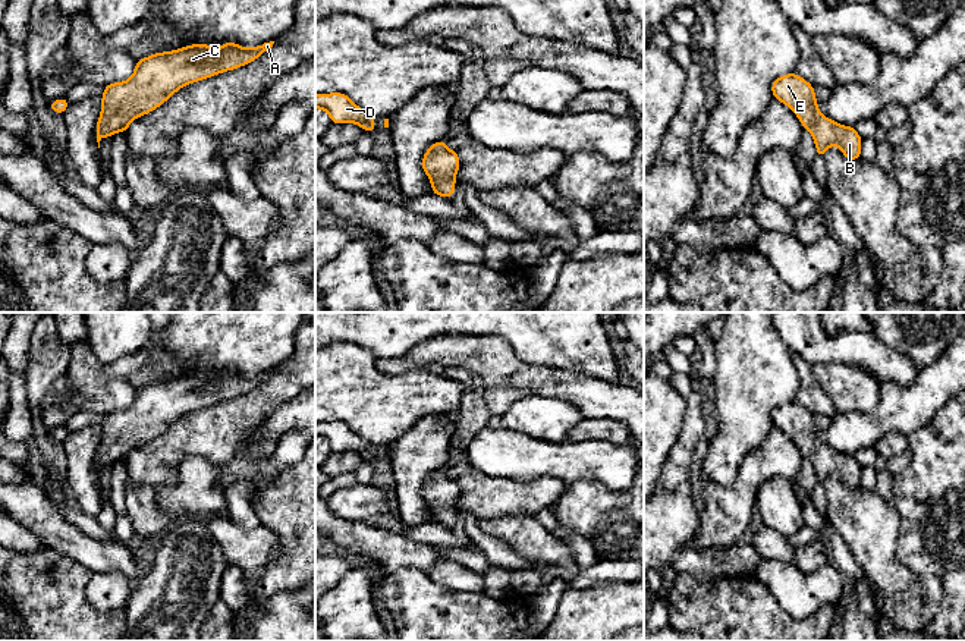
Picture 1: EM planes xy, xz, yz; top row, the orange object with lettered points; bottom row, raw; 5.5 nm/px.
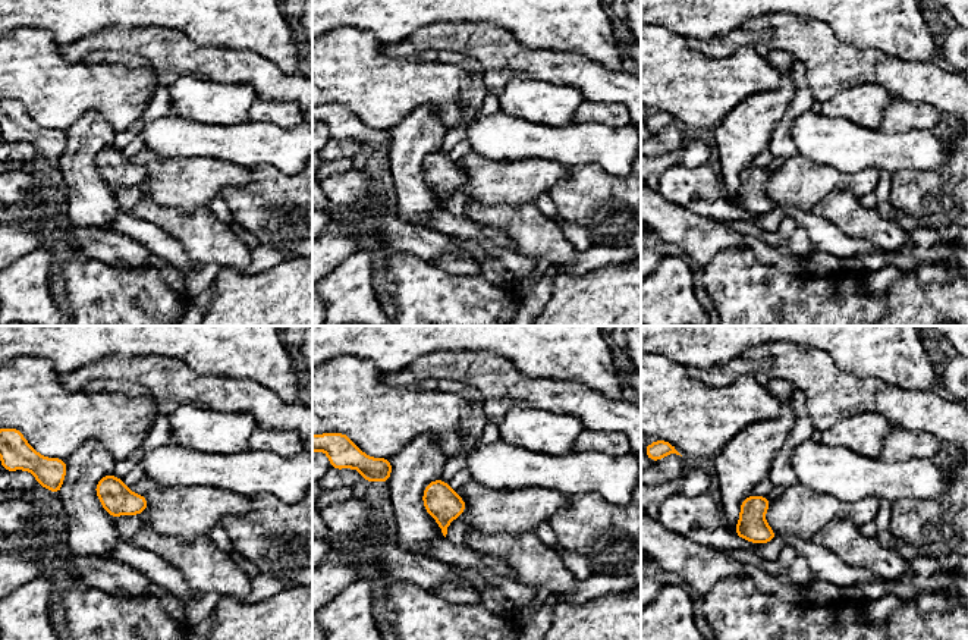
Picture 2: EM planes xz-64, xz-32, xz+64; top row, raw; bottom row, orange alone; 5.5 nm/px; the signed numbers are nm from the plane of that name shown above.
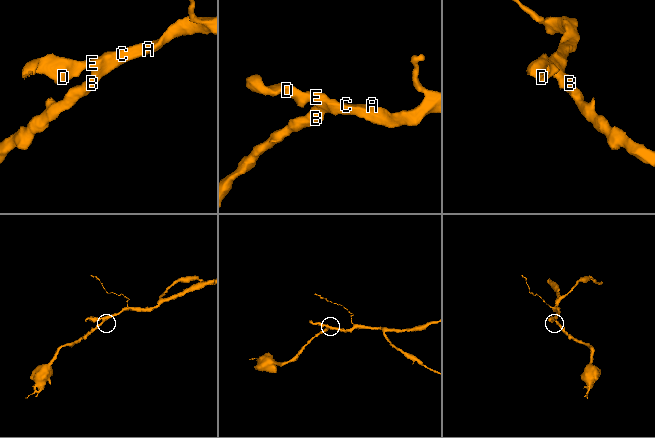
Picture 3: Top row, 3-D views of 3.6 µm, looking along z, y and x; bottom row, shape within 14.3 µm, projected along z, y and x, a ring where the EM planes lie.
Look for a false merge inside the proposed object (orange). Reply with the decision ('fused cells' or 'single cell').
single cell

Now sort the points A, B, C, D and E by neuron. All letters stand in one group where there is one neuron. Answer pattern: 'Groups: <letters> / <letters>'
Groups: A B C D E

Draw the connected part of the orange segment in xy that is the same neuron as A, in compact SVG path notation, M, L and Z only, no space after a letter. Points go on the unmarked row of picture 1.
M227 370L216 380L198 371L136 389L135 400L128 409L104 415L103 437L97 449L98 477L103 466L128 459L133 447L155 439L182 415L252 392L273 373L270 370L246 377Z

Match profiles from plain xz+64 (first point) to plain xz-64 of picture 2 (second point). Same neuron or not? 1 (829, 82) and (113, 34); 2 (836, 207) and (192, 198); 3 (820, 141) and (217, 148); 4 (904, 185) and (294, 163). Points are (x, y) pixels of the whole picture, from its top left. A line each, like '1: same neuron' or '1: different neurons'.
1: same neuron
2: different neurons
3: same neuron
4: different neurons

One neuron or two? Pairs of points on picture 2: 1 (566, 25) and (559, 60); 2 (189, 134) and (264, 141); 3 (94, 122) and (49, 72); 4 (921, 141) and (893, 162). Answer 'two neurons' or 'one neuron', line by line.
1: two neurons
2: one neuron
3: two neurons
4: one neuron

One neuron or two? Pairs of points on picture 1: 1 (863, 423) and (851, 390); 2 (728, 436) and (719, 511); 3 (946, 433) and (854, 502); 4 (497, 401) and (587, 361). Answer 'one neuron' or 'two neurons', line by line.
1: two neurons
2: two neurons
3: two neurons
4: two neurons

